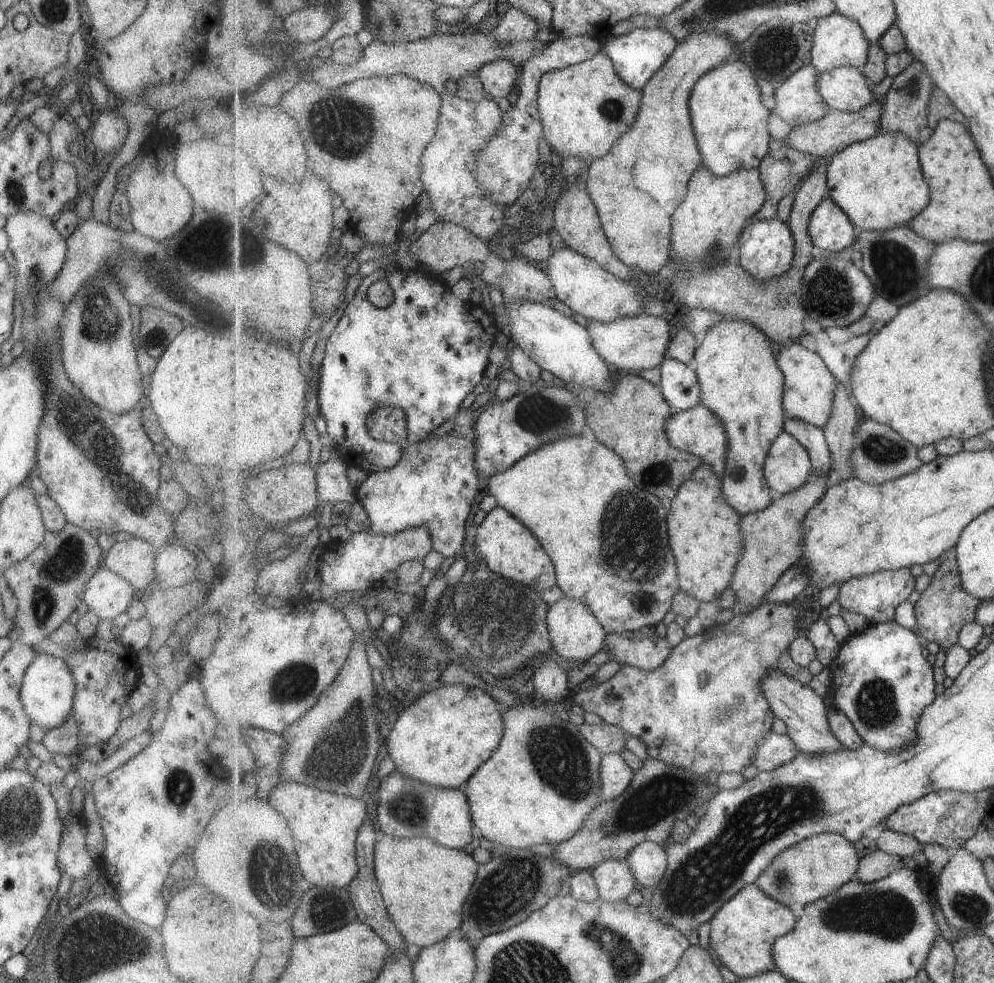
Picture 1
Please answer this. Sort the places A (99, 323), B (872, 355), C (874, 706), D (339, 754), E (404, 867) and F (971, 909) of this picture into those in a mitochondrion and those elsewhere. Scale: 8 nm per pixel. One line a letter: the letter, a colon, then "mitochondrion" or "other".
A: mitochondrion
B: other
C: mitochondrion
D: mitochondrion
E: other
F: mitochondrion

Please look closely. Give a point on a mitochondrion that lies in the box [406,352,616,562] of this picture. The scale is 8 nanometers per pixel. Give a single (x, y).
(537, 414)

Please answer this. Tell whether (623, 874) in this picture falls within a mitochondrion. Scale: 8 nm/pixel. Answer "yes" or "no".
no

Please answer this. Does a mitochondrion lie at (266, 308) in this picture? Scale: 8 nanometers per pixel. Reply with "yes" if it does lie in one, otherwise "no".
no

